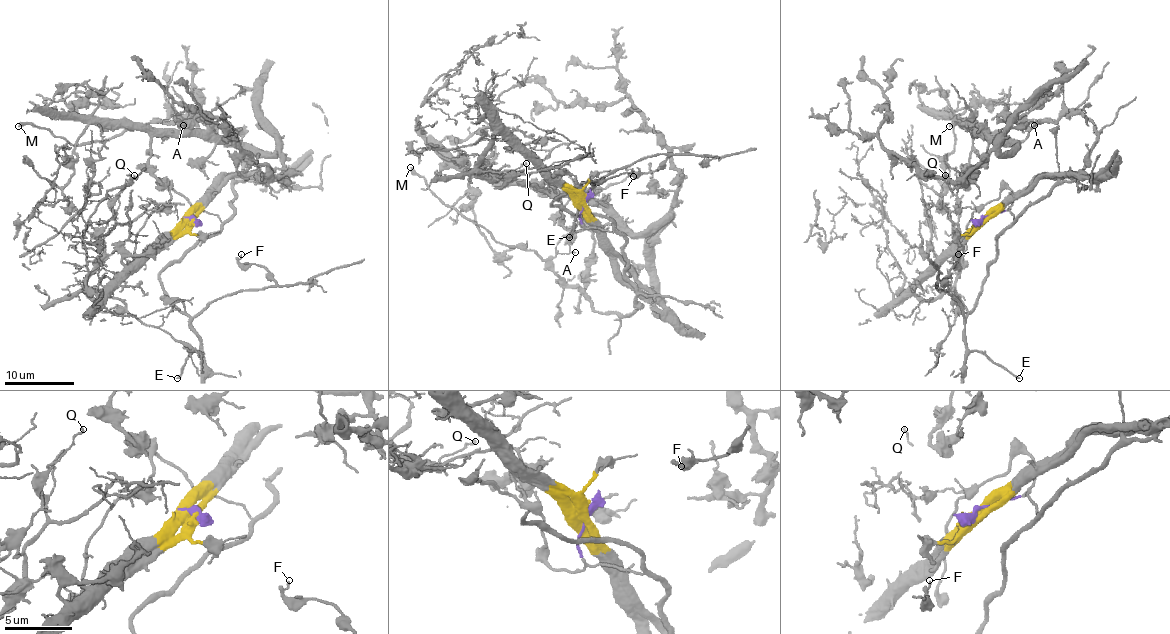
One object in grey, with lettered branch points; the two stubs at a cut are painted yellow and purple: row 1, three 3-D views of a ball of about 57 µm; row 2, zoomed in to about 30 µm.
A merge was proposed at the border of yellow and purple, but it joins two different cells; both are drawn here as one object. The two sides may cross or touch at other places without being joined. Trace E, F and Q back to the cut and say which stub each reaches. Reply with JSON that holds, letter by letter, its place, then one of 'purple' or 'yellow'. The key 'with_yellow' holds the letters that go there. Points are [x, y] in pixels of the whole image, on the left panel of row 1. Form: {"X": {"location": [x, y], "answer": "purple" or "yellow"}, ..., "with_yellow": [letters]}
{"E": {"location": [177, 378], "answer": "purple"}, "F": {"location": [241, 254], "answer": "purple"}, "Q": {"location": [134, 175], "answer": "yellow"}, "with_yellow": ["Q"]}

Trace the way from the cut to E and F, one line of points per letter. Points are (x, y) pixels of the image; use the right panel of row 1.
E: (982, 219), (1010, 208), (1014, 222), (998, 236), (998, 256), (964, 319), (966, 347), (984, 352), (1019, 378)
F: (982, 219), (1010, 208), (1014, 222), (998, 236), (998, 256), (964, 317), (963, 306), (936, 287), (957, 254)

